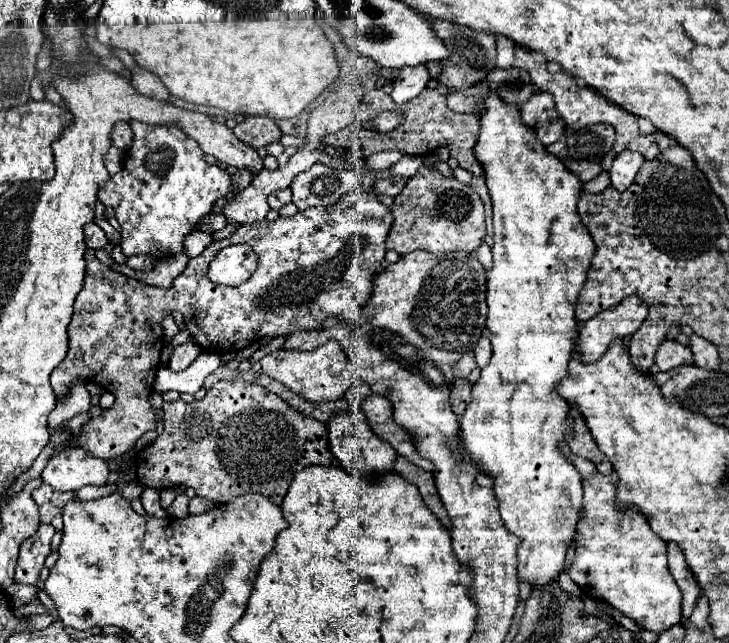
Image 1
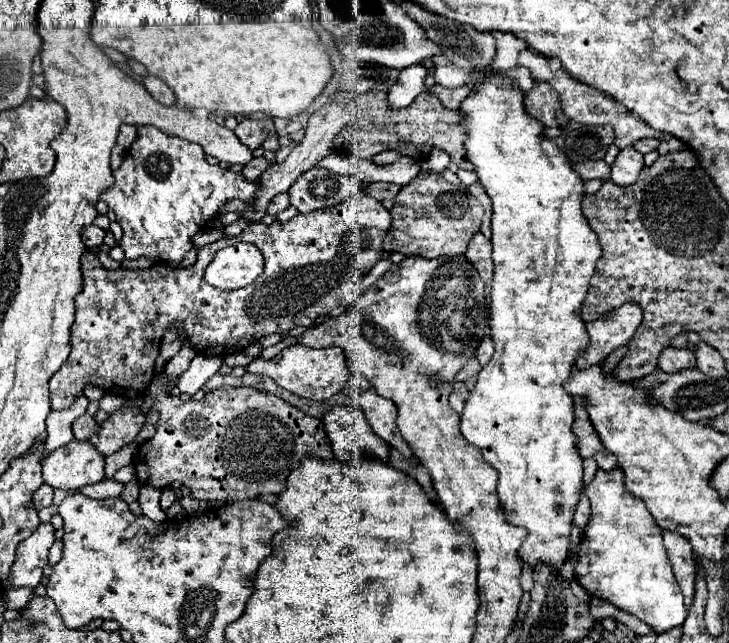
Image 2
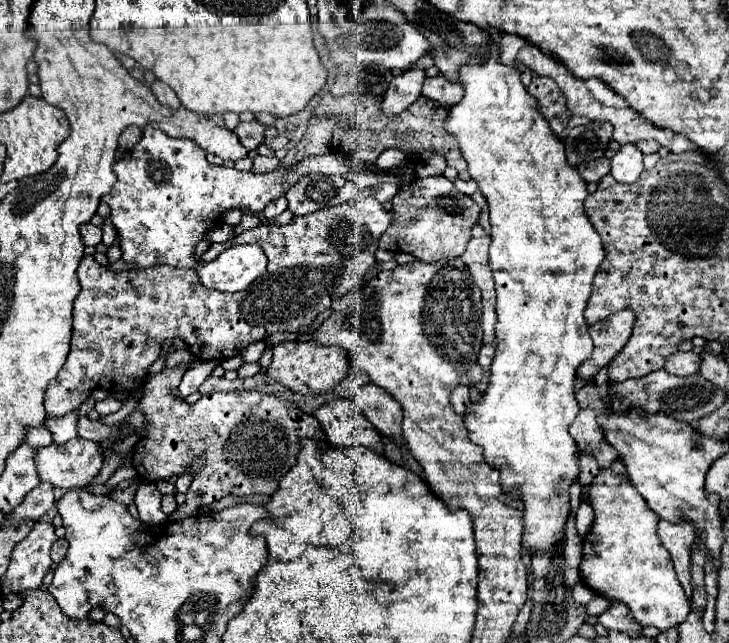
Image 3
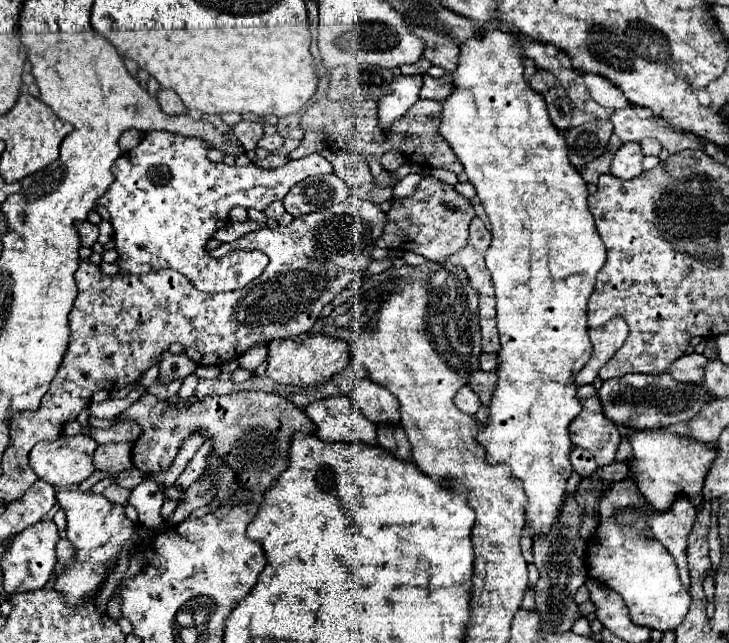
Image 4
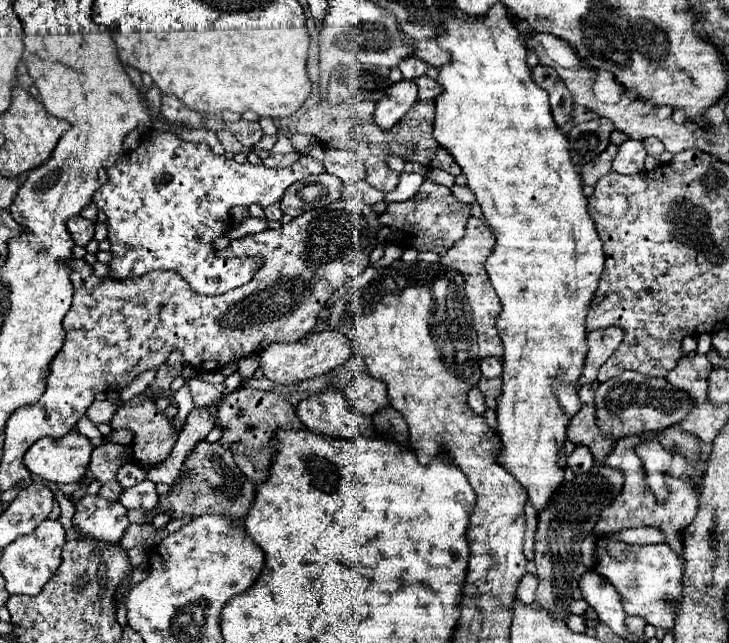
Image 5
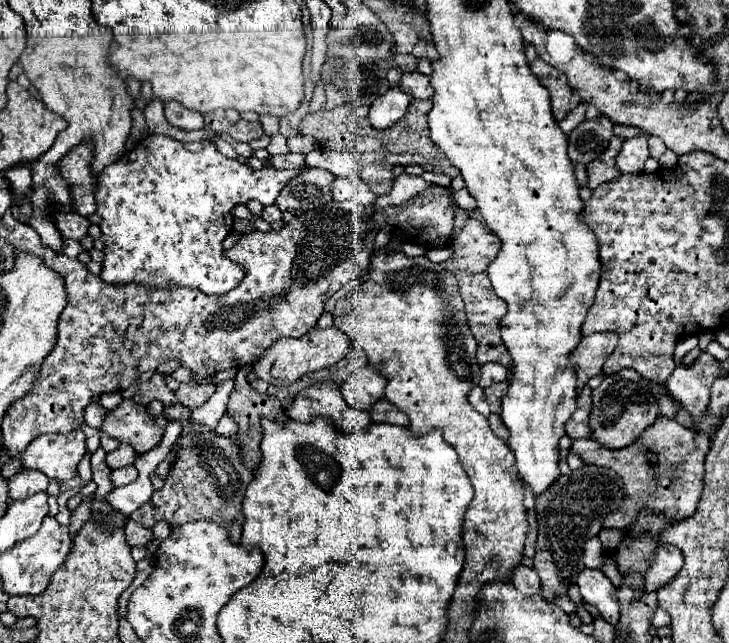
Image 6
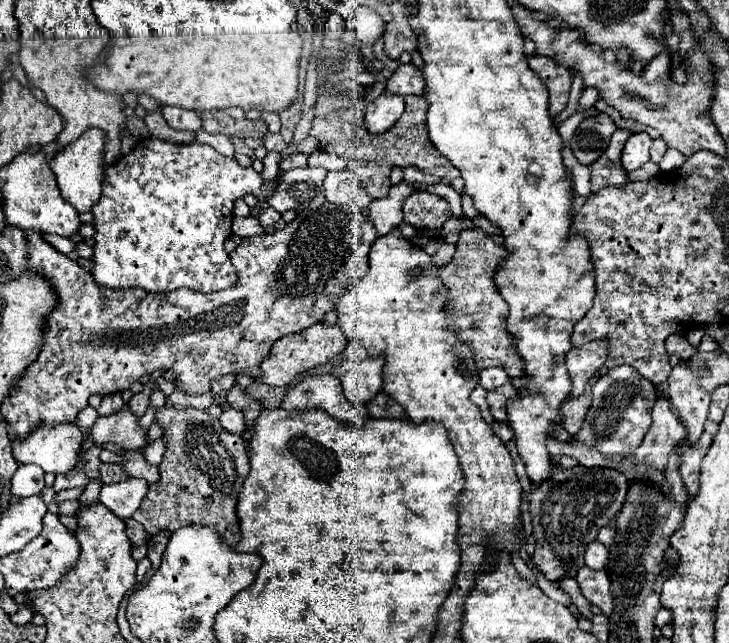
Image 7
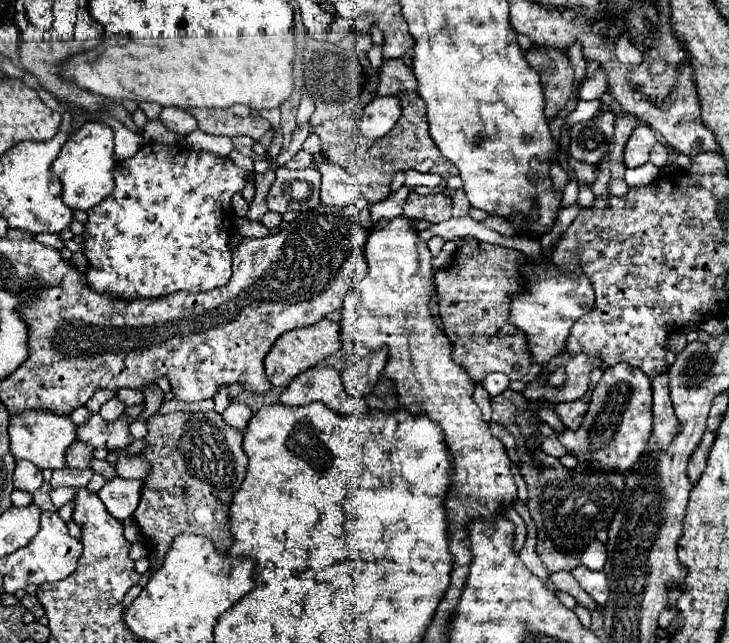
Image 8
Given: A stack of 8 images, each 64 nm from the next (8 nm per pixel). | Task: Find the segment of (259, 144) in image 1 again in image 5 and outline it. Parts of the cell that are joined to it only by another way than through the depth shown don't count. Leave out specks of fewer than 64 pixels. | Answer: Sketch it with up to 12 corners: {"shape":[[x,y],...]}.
{"shape":[[240,120],[226,128],[246,148],[262,138],[258,122]]}

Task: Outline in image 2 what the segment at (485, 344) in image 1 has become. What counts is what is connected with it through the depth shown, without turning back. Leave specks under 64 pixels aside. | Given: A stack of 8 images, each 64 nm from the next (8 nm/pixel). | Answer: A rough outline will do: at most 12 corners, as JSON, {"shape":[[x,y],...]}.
{"shape":[[484,338],[476,350],[480,366],[486,366],[494,354],[494,344]]}

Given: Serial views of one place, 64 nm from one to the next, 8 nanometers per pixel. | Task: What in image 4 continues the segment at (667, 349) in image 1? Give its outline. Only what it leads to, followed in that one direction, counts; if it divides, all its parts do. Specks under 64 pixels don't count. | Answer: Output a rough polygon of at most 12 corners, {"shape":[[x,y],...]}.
{"shape":[[684,354],[668,372],[678,382],[700,384],[708,358]]}

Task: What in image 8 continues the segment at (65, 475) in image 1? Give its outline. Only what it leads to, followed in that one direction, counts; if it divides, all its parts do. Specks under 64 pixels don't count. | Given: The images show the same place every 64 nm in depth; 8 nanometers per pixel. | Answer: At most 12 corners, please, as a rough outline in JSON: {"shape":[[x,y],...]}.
{"shape":[[52,412],[10,418],[10,452],[40,470],[66,466],[76,424]]}

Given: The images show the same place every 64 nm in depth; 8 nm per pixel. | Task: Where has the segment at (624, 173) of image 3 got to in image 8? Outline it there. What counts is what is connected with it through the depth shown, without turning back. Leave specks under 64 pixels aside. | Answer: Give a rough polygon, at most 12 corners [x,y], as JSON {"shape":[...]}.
{"shape":[[638,124],[624,148],[626,168],[646,164],[654,142],[650,126]]}

